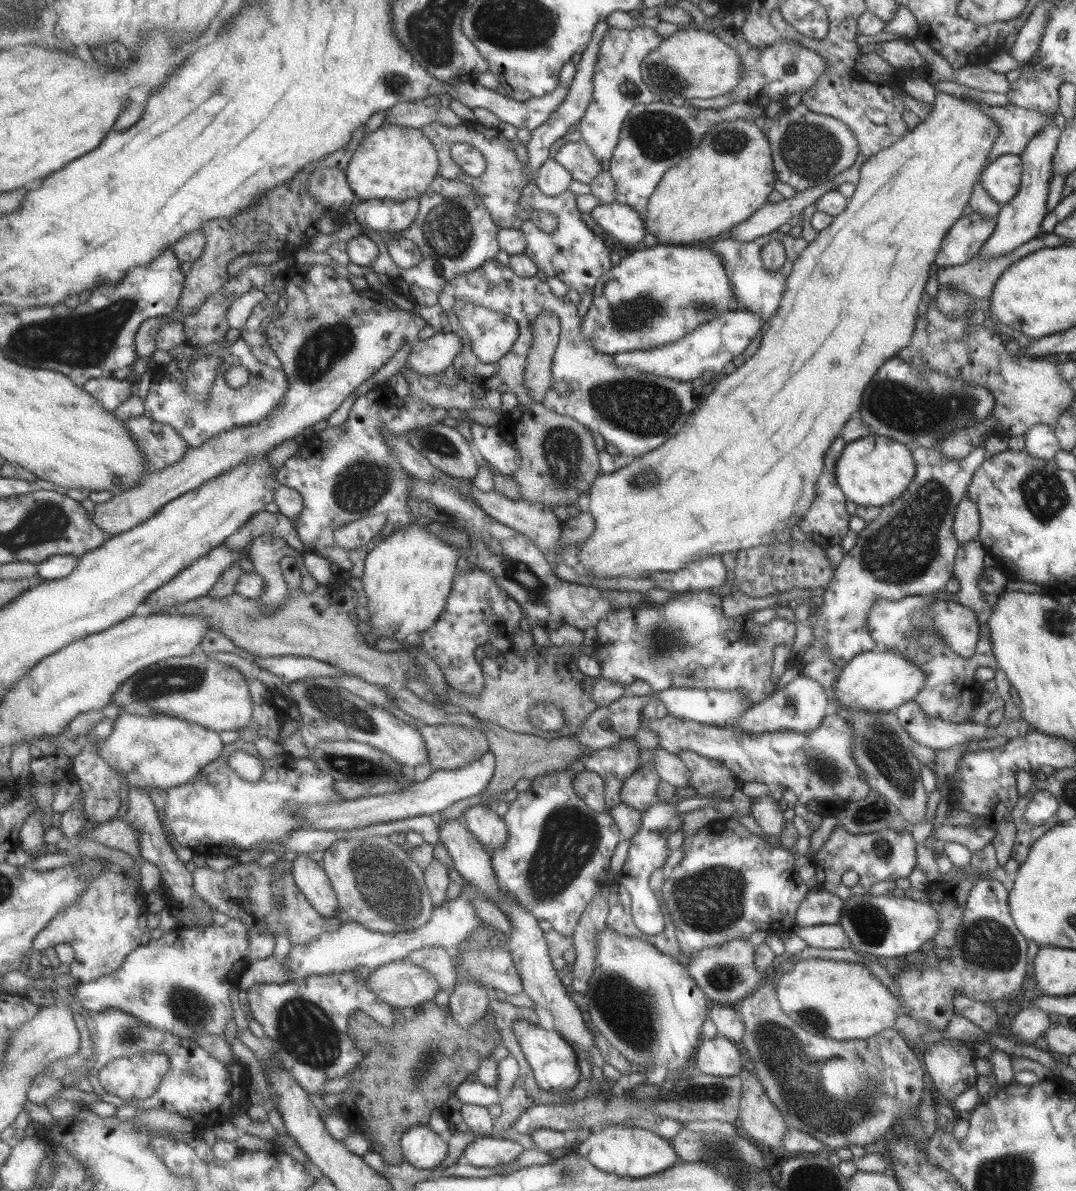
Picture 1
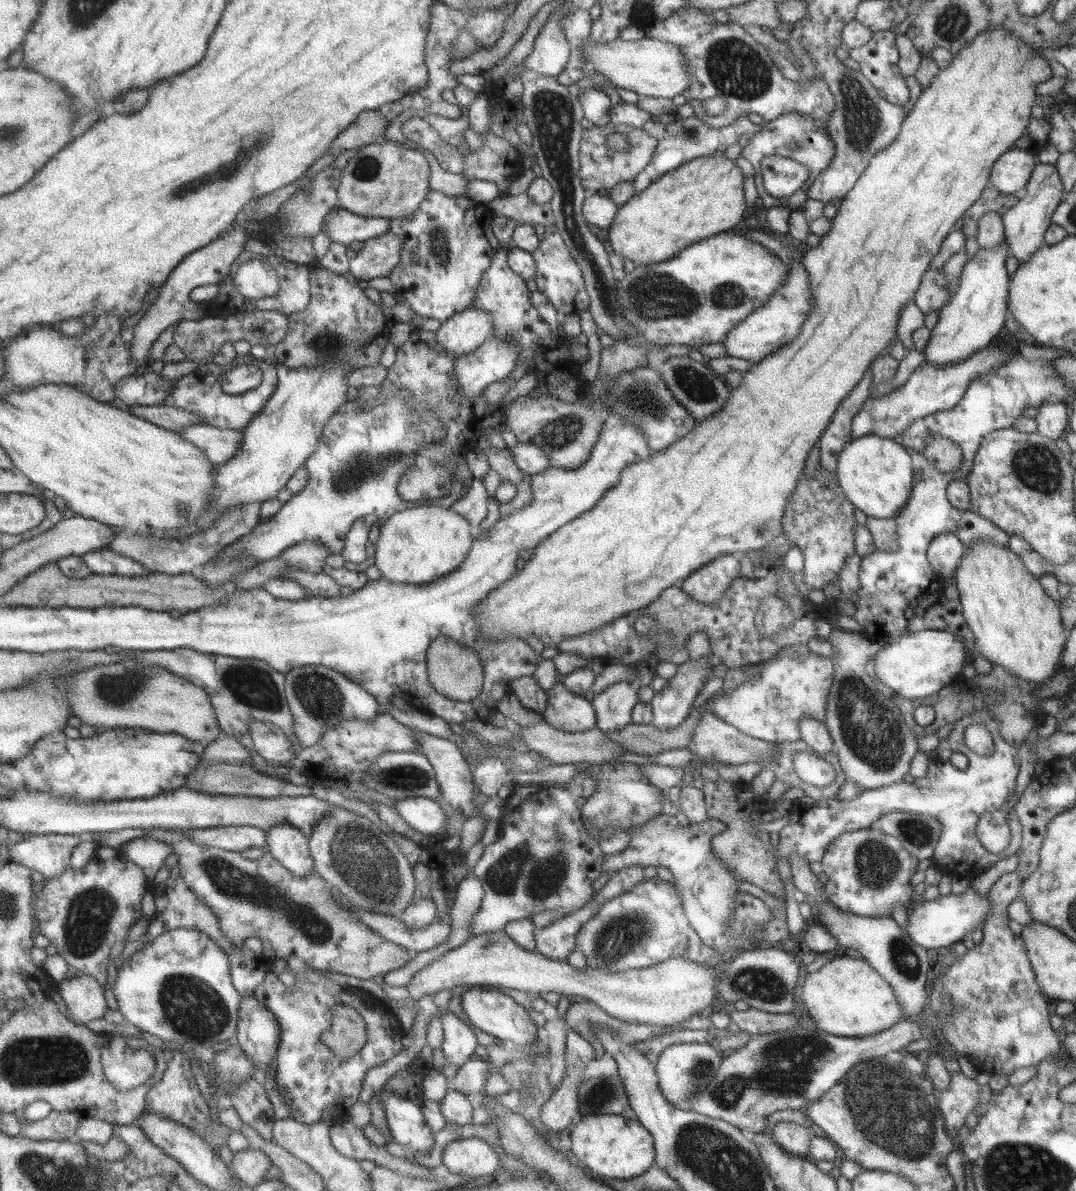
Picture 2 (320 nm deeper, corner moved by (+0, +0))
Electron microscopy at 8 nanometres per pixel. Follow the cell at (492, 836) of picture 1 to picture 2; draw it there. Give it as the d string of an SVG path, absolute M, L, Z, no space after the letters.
M421 730L415 731L415 741L417 741L418 750L420 750L436 769L438 781L441 785L442 803L447 810L458 810L464 818L473 816L478 809L476 804L472 804L472 796L475 792L475 784L472 780L472 771L464 757L460 753L460 748L455 745L453 740L439 738Z

